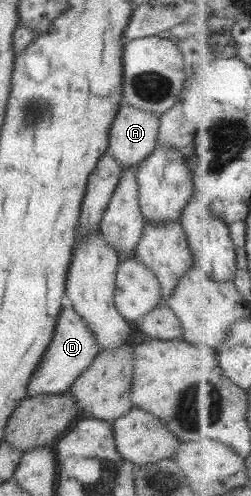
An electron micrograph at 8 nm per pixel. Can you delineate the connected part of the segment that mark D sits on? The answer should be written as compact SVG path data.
M64 303L56 320L55 330L52 340L48 343L46 351L38 361L38 365L26 385L26 396L35 396L41 394L59 394L69 390L74 379L88 368L92 359L98 354L100 348L96 344L94 334L90 328L77 316L76 312Z

